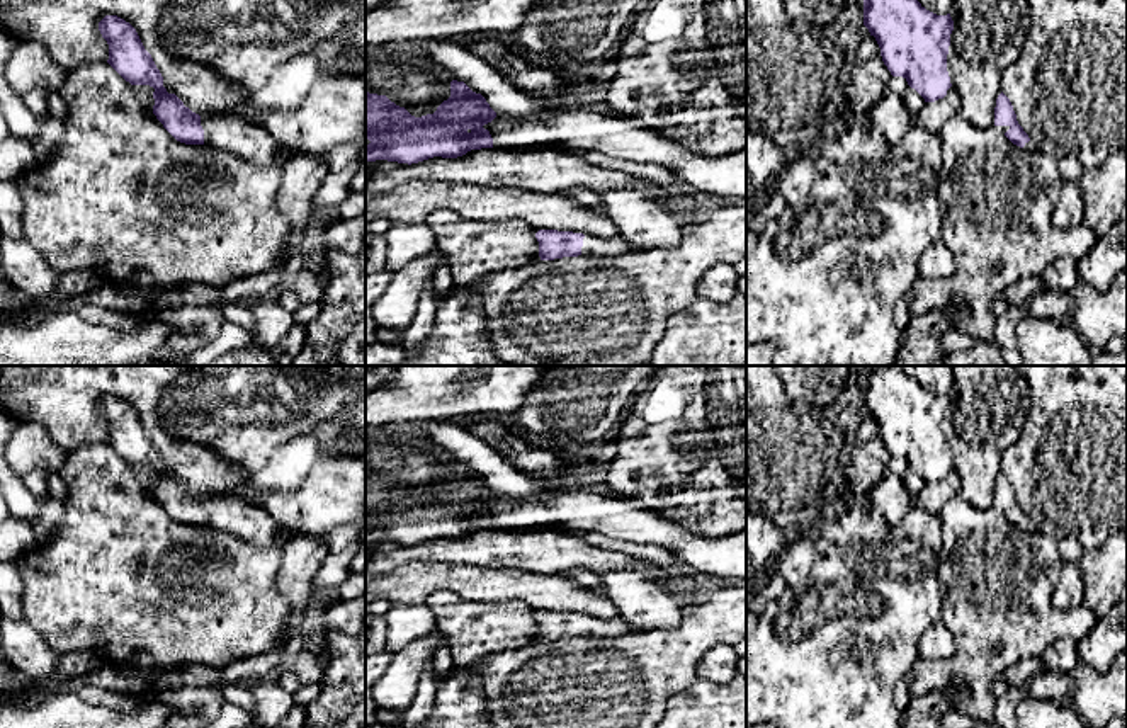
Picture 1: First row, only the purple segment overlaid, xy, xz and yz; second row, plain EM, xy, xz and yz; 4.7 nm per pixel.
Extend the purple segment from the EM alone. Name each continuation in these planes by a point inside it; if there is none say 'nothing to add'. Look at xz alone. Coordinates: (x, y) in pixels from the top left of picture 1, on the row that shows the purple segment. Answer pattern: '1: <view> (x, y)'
1: xz (592, 245)

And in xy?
1: xy (250, 142)

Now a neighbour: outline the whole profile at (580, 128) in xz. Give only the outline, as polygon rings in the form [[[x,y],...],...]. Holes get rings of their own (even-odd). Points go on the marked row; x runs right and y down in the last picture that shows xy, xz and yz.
[[[586,102],[559,109],[546,121],[496,116],[483,128],[490,131],[493,148],[564,146],[568,151],[597,151],[634,163],[658,163],[666,167],[680,184],[692,185],[695,196],[704,201],[746,199],[746,150],[704,156],[627,117],[598,114]]]

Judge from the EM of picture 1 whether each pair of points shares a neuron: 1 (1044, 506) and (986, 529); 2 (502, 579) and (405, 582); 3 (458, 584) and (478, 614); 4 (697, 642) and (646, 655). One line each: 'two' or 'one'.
1: two
2: one
3: two
4: one

